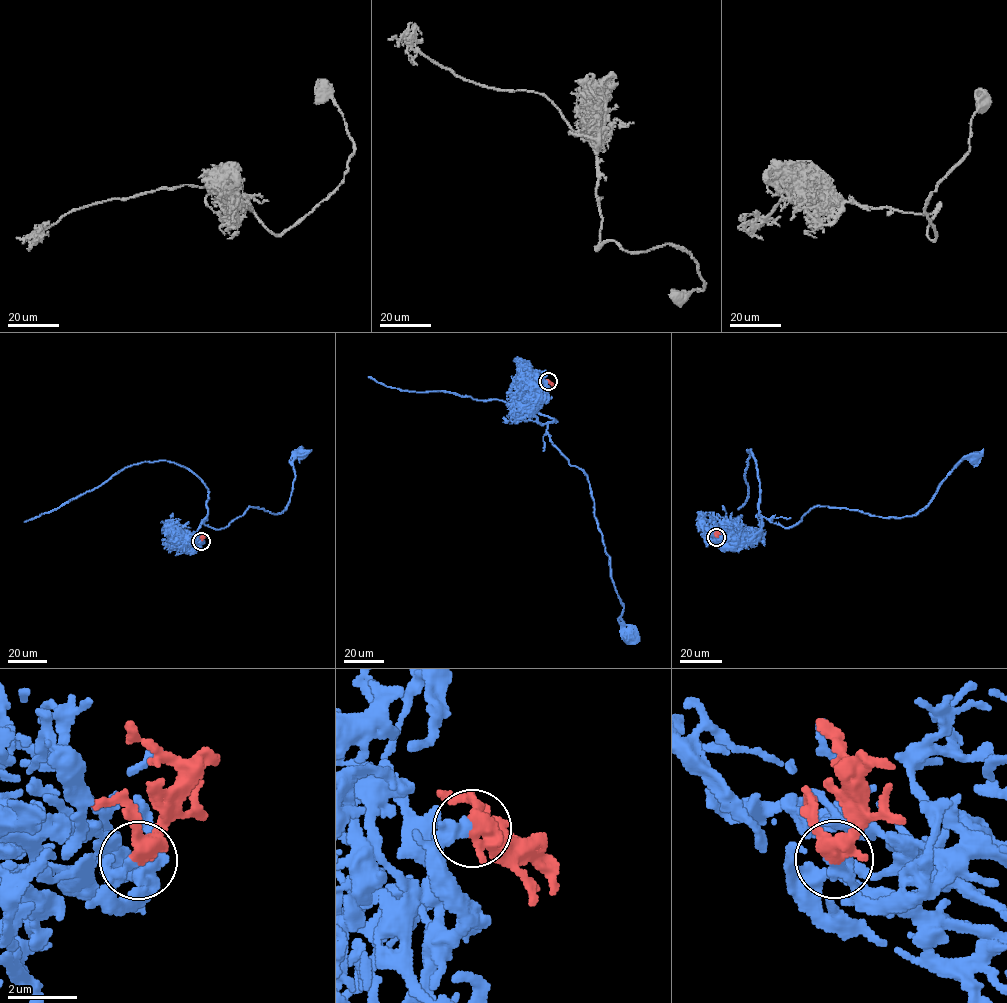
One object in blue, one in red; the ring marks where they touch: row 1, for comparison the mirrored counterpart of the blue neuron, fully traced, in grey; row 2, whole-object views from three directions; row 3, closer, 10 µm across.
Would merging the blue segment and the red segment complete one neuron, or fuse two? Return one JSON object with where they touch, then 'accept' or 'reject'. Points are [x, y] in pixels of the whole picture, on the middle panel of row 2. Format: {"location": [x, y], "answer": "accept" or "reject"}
{"location": [548, 381], "answer": "accept"}

